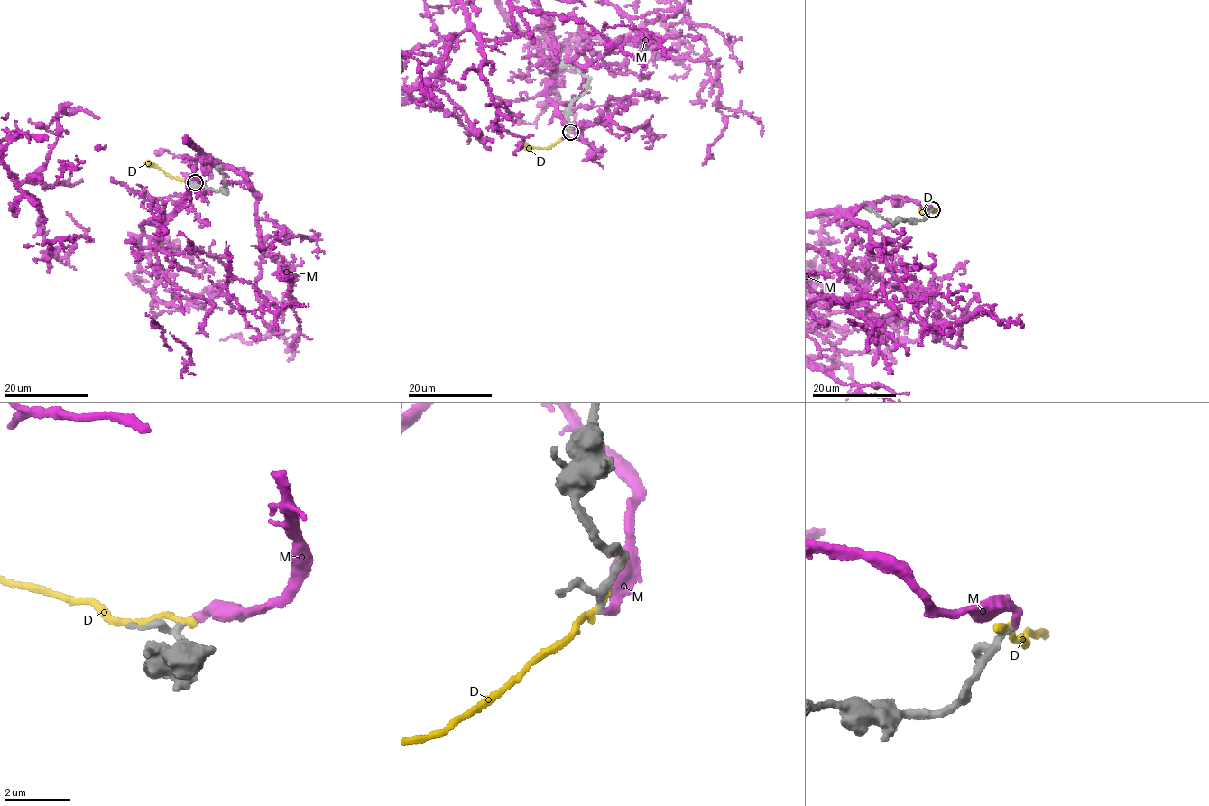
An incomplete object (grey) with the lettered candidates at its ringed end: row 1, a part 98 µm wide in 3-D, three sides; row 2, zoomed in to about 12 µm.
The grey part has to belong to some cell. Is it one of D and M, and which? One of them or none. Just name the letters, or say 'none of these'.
none of these

